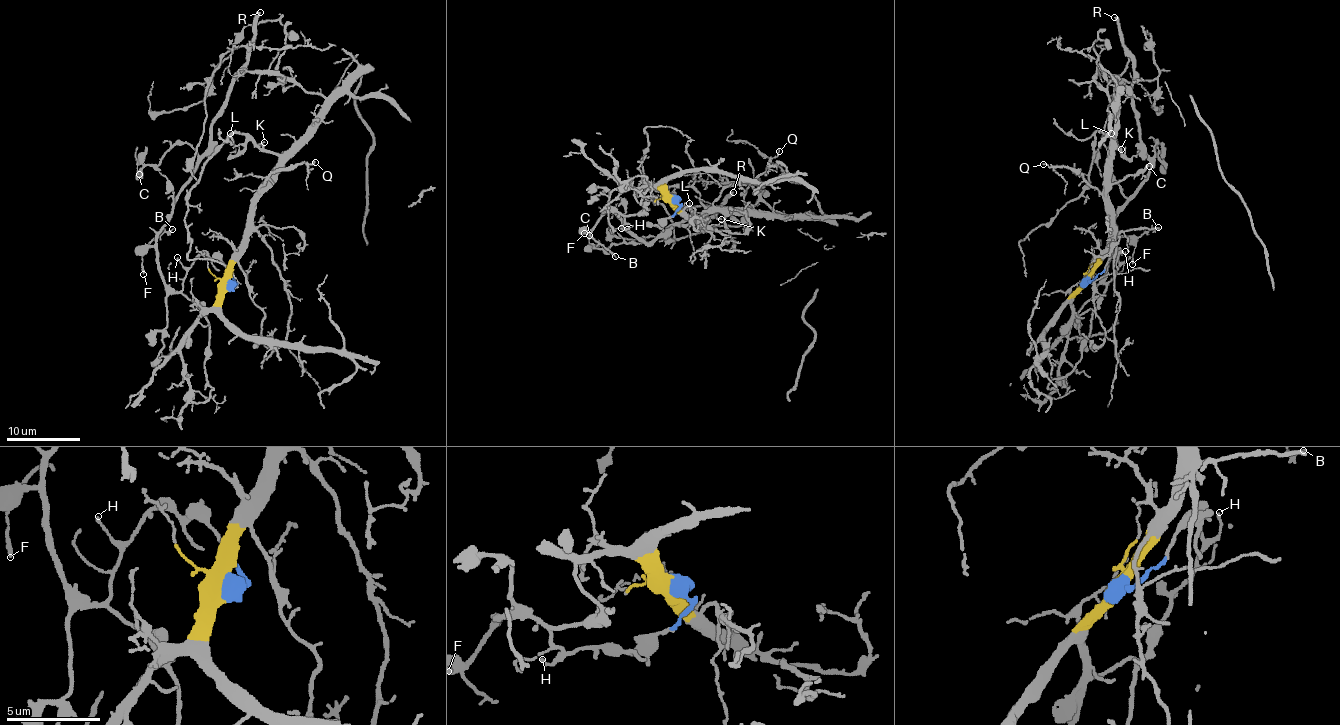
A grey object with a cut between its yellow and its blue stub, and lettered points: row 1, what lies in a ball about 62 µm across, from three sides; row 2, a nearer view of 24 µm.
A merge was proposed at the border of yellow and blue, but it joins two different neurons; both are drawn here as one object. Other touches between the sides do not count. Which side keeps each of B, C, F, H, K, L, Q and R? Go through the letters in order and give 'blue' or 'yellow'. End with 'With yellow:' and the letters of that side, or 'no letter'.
B: blue
C: blue
F: blue
H: blue
K: yellow
L: yellow
Q: yellow
R: blue
With yellow: K, L, Q

